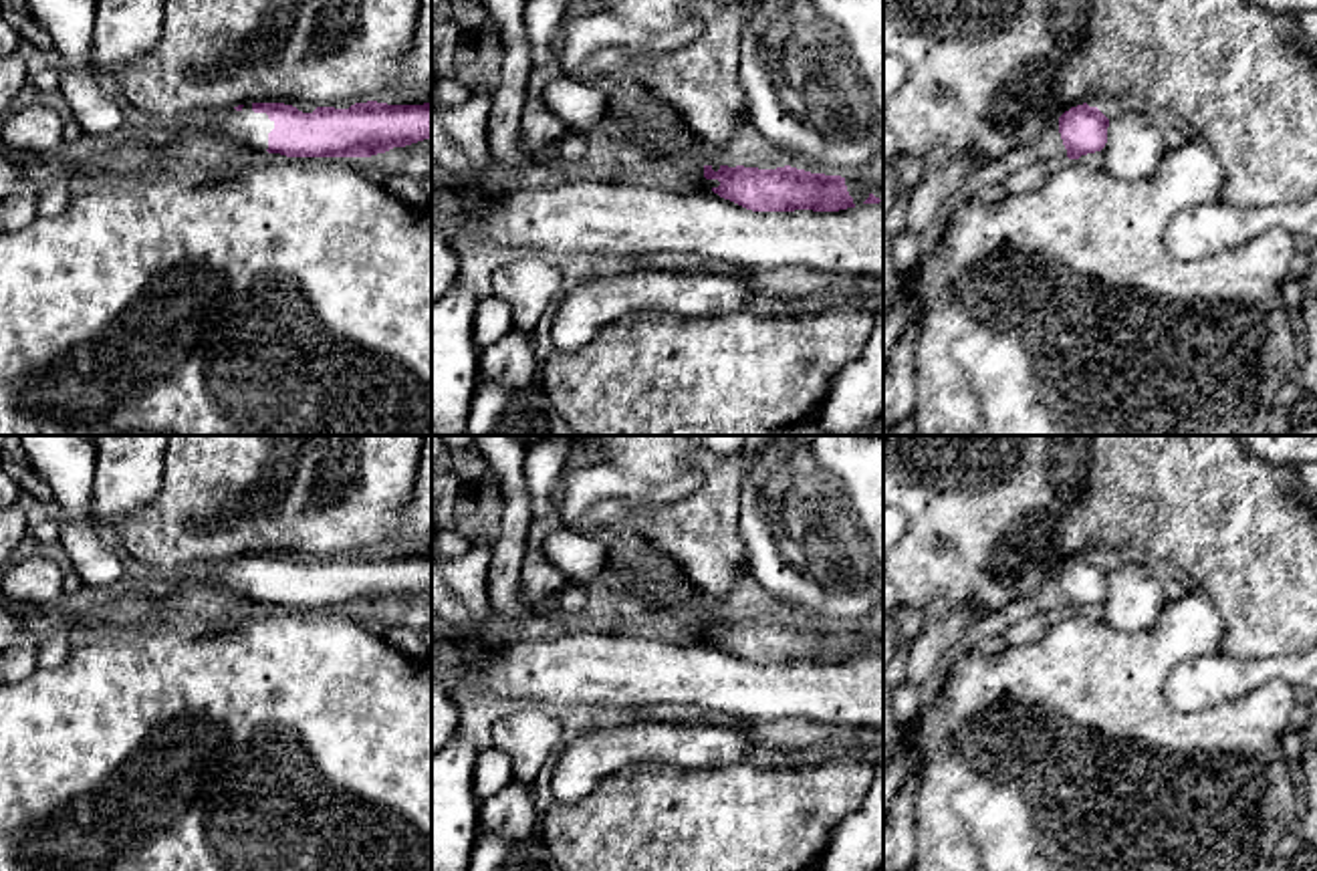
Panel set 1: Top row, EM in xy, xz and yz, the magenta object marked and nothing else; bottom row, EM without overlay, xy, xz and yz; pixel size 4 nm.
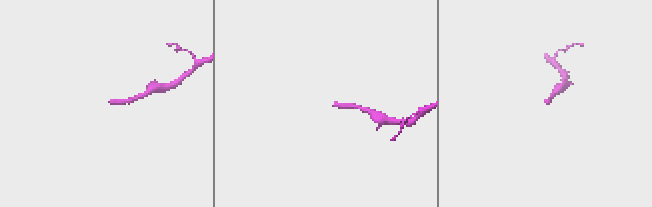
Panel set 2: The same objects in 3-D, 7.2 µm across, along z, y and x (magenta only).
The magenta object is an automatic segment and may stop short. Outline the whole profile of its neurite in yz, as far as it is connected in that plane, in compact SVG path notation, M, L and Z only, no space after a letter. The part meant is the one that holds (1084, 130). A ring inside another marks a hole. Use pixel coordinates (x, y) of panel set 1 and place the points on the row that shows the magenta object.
M1087 103L1071 107L1059 117L1059 133L1069 159L1101 151L1107 143L1109 119Z

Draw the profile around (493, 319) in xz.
M486 296L474 315L474 343L482 351L512 331L512 308L500 296Z

